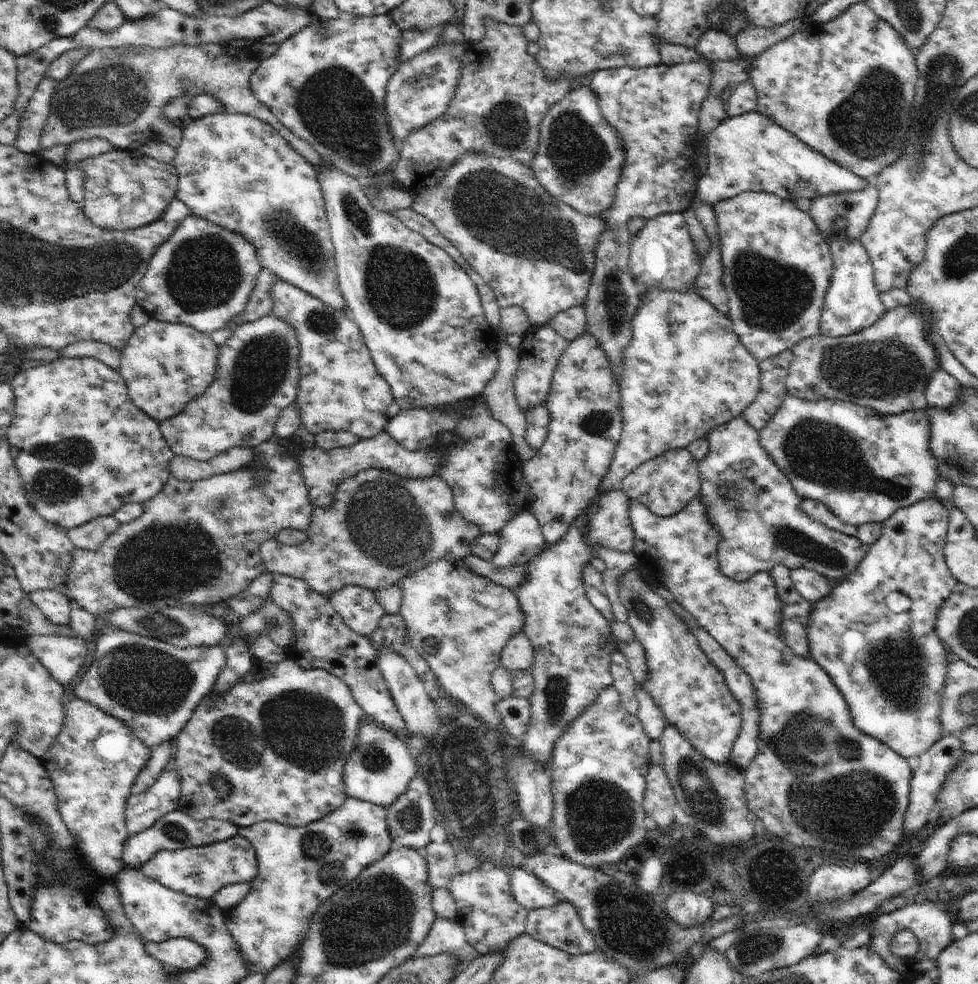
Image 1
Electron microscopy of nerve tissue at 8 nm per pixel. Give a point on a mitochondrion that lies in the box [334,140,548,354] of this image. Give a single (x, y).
(401, 288)

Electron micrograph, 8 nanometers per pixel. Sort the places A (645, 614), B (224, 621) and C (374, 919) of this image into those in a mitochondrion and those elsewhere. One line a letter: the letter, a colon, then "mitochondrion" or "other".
A: mitochondrion
B: other
C: mitochondrion

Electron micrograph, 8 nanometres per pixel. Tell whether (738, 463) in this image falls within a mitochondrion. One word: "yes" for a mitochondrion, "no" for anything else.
no

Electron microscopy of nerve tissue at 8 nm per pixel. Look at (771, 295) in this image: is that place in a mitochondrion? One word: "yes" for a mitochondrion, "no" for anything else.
yes

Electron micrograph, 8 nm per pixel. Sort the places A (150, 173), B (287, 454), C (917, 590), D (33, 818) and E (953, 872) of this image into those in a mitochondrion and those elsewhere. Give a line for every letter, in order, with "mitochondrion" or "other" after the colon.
A: other
B: other
C: other
D: other
E: other

